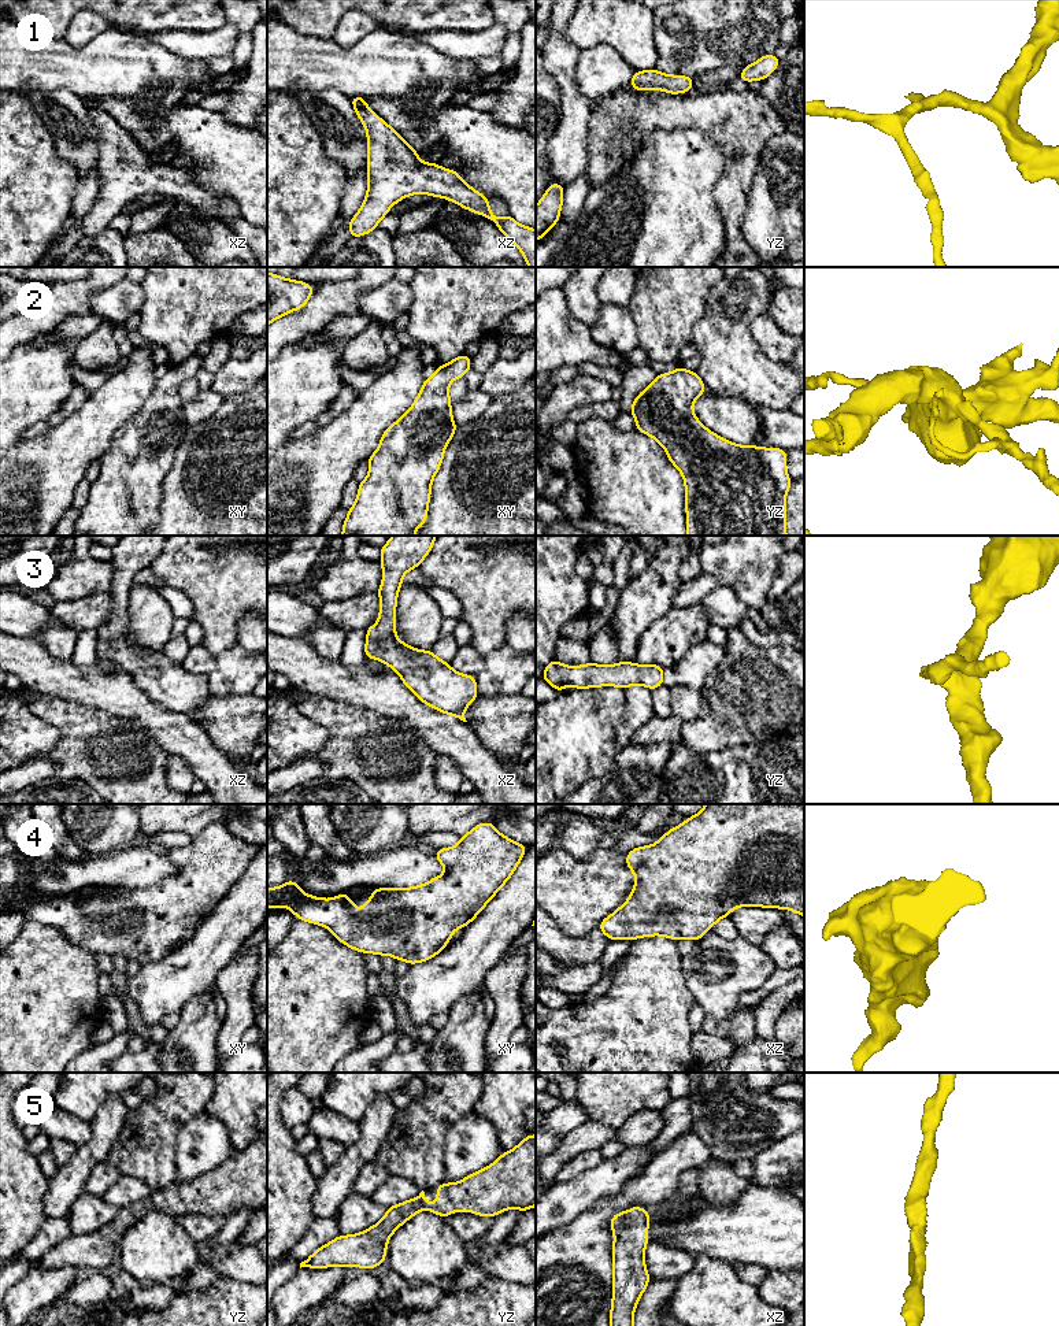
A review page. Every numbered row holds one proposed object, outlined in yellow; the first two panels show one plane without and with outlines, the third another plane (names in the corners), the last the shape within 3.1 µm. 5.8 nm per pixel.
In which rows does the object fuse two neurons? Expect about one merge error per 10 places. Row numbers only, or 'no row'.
no row

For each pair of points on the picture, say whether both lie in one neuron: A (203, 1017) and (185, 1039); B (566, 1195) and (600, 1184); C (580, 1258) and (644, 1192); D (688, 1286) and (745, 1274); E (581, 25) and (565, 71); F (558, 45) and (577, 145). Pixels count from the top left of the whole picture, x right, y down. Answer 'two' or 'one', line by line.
A: one
B: one
C: one
D: two
E: two
F: one

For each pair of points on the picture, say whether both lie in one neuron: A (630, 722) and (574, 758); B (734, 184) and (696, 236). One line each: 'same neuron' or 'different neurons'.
A: different neurons
B: different neurons

